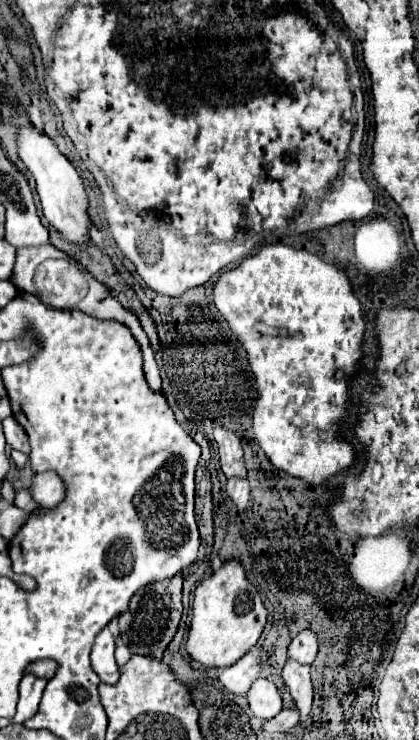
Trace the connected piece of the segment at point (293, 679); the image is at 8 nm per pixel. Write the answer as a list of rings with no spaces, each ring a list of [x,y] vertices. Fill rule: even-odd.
[[[288,660],[282,678],[296,702],[296,708],[300,710],[302,720],[308,718],[310,706],[312,706],[312,680],[310,680],[310,666],[308,664],[296,664],[296,660]]]

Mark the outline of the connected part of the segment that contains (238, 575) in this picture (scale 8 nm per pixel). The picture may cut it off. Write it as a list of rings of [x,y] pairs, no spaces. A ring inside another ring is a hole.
[[[228,560],[196,586],[186,652],[204,666],[230,666],[256,646],[266,626],[266,616],[266,606],[246,578],[244,566],[238,560]]]

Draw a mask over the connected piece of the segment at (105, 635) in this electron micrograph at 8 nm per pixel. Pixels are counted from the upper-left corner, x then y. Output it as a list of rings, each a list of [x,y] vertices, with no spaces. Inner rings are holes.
[[[104,628],[94,642],[92,648],[92,668],[106,684],[116,684],[118,678],[118,666],[114,660],[114,638],[108,628]]]

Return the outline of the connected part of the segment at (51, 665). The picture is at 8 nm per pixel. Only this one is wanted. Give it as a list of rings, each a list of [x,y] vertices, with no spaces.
[[[36,660],[26,668],[26,672],[34,672],[40,678],[52,678],[56,674],[56,668],[58,664],[54,660]]]

